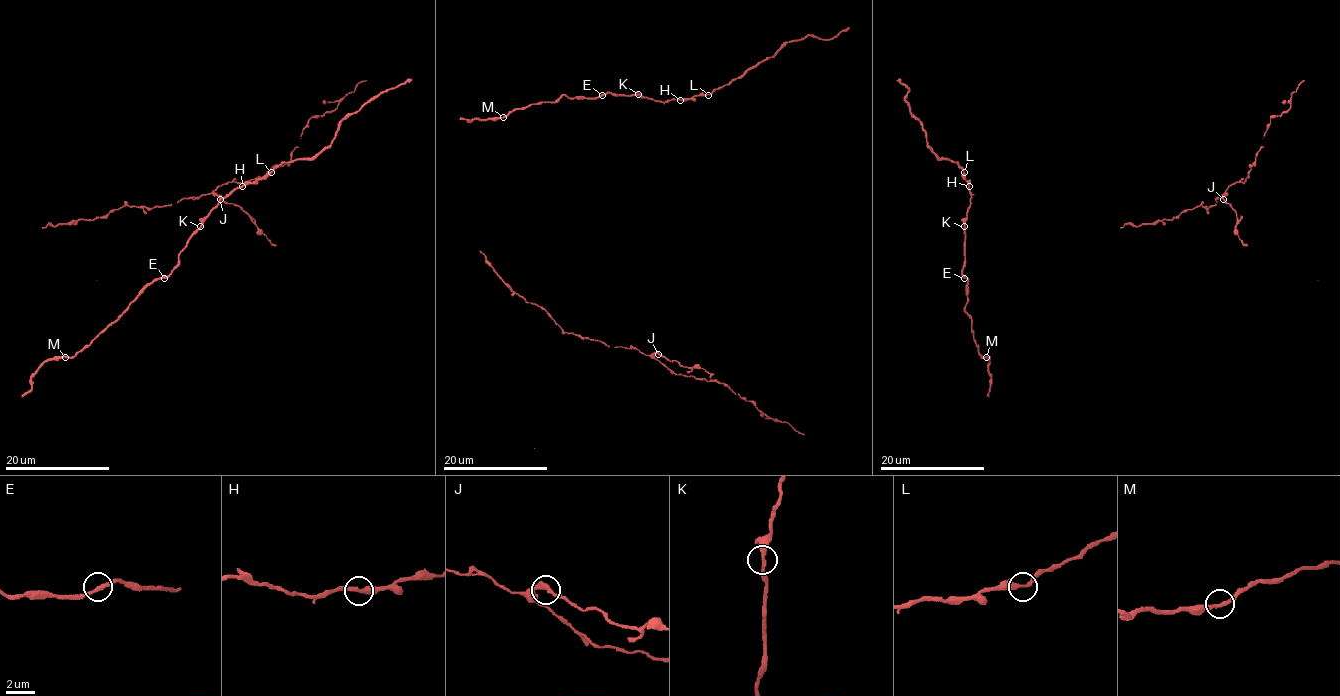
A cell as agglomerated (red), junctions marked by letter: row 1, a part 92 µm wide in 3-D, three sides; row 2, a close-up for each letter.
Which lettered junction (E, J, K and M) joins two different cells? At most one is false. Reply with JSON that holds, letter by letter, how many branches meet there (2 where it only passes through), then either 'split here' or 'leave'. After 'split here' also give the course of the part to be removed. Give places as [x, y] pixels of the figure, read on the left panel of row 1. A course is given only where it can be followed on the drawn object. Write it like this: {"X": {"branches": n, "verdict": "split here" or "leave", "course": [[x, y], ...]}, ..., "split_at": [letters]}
{"E": {"branches": 2, "verdict": "leave"}, "J": {"branches": 2, "verdict": "leave"}, "K": {"branches": 2, "verdict": "leave"}, "M": {"branches": 2, "verdict": "leave"}, "split_at": []}

